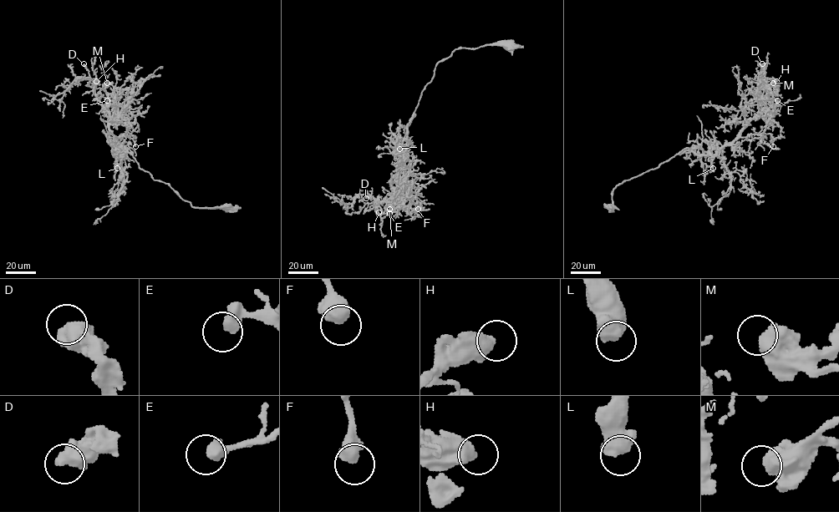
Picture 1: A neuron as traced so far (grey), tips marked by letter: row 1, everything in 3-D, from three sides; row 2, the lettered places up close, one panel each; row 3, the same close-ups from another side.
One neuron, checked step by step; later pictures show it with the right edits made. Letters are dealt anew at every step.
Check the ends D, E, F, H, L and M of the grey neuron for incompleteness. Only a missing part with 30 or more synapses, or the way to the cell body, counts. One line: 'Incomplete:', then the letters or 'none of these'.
Incomplete: D

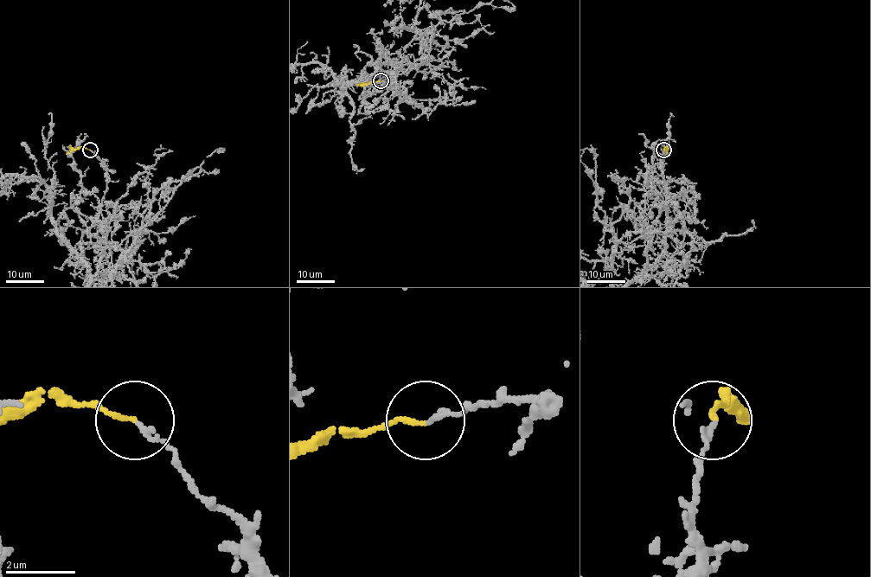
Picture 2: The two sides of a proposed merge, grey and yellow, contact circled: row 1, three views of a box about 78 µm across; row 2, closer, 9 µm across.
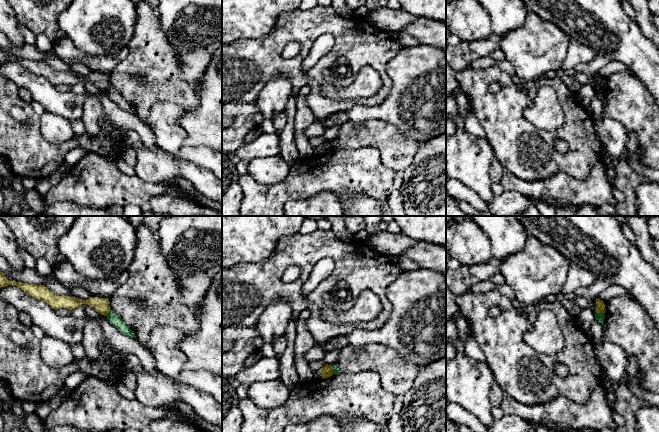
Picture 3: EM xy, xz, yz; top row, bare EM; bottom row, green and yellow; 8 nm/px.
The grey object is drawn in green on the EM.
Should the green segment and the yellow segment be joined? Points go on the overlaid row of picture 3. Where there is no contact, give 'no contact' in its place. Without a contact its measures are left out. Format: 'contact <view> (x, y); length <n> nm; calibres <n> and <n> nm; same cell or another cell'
contact xz (333, 369); length 70 nm; calibres 60 and 90 nm; another cell

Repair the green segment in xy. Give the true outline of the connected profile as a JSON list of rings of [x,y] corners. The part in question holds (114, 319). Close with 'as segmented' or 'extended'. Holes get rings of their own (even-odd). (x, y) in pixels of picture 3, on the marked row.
[[[109,311],[106,315],[109,322],[115,326],[122,334],[127,335],[131,338],[136,338],[135,333],[124,323],[119,315],[113,311]]]; as segmented

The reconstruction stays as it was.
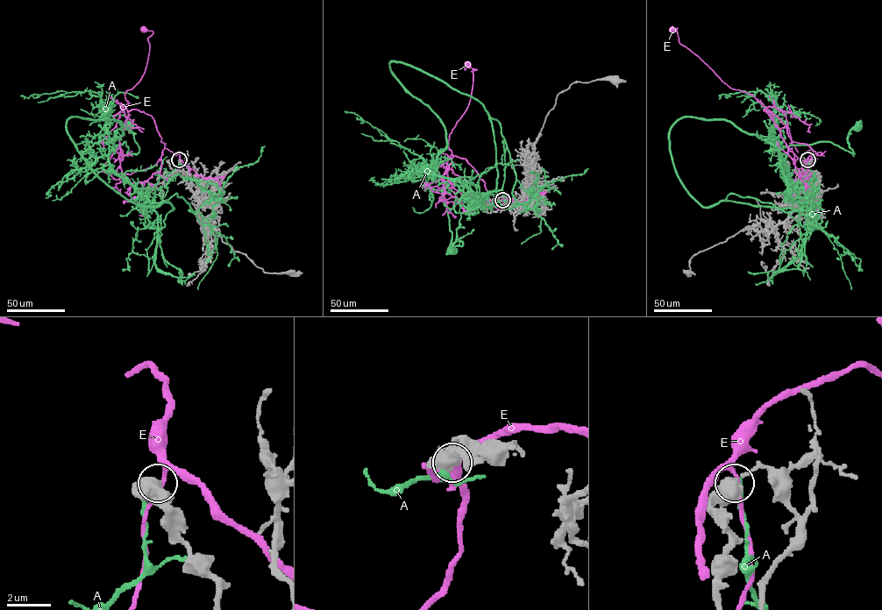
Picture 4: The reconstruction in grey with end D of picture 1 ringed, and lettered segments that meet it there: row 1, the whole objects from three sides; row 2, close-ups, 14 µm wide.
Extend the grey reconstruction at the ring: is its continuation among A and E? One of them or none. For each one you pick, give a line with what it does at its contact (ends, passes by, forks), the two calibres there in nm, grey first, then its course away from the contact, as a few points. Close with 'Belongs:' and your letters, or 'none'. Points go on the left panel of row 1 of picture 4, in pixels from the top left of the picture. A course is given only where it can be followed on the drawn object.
Belongs: none

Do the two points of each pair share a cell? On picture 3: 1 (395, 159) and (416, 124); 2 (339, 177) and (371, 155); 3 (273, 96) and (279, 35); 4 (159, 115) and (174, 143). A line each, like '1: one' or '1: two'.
1: two
2: one
3: two
4: one

